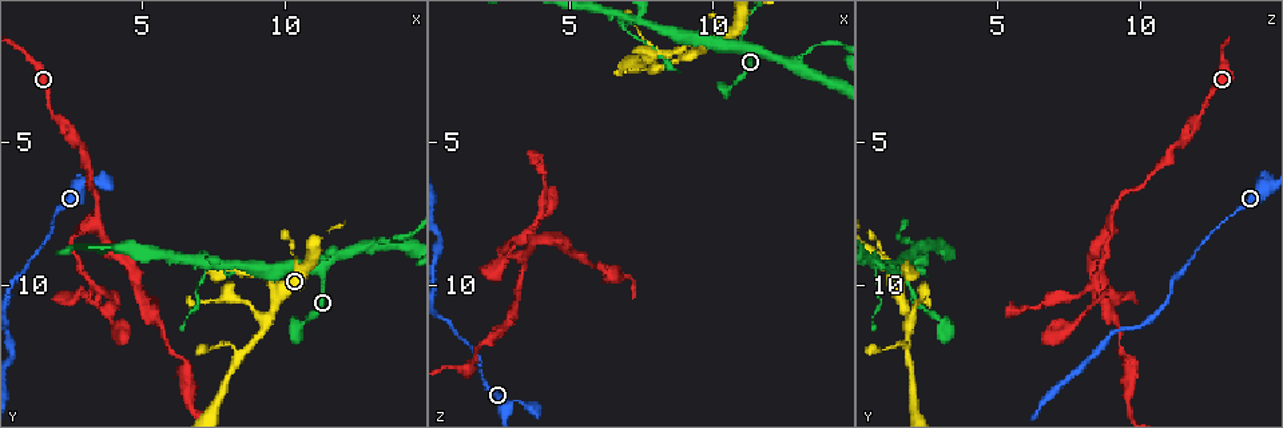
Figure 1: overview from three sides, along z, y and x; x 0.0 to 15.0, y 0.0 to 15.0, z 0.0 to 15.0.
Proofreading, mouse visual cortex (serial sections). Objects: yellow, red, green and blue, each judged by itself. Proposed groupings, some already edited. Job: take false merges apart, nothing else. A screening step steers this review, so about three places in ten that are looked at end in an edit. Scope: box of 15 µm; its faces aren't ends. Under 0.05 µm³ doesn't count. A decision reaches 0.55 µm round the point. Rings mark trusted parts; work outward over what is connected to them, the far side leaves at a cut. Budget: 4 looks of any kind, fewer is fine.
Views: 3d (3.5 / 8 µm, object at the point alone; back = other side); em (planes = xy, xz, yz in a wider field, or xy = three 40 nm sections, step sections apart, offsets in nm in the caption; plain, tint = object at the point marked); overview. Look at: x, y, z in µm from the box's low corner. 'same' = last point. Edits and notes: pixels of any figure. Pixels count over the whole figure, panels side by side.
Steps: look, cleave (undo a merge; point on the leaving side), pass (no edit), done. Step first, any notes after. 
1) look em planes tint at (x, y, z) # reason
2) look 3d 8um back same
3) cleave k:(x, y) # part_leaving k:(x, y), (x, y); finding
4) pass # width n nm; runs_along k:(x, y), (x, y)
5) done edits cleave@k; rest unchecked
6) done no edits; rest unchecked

look em xy step 1 tint at (2.8, 8.2, 9.0) # thin neck

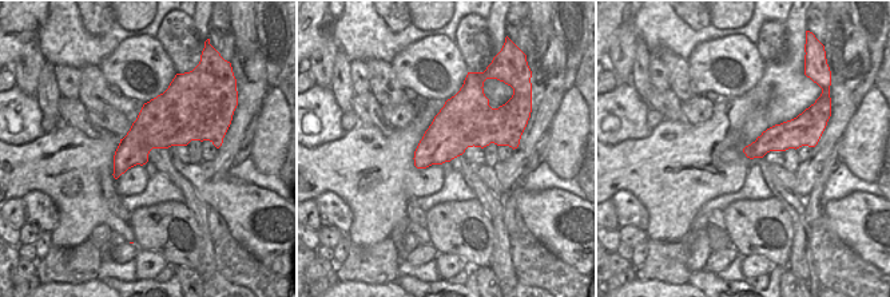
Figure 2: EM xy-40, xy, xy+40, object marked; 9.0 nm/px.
look 3d 3.5um back same

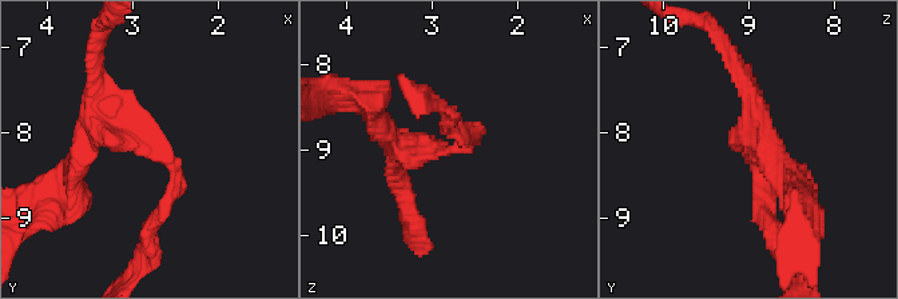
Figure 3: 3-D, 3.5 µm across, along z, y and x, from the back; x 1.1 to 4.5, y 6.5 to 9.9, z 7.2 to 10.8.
pass # arm_widths 200, 300 nm; runs_along 3:(95, 103), (177, 172), (148, 226); all the same cell

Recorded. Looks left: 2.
look 3d 3.5um at (8.6, 12.4, 1.8)

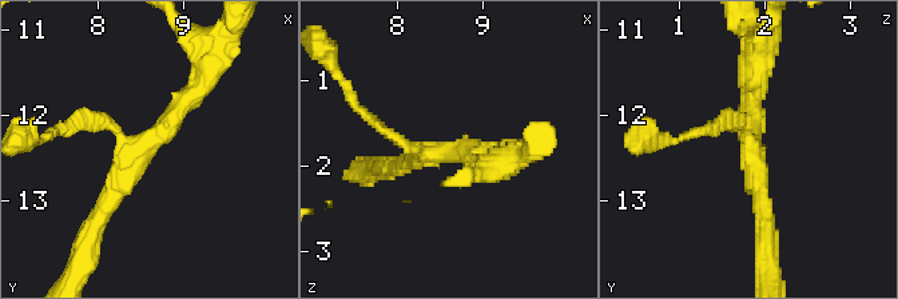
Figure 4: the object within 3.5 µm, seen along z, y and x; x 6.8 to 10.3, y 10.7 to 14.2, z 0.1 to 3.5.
look em xy step 5 tint at (8.55, 12.40, 1.85) # now the EM

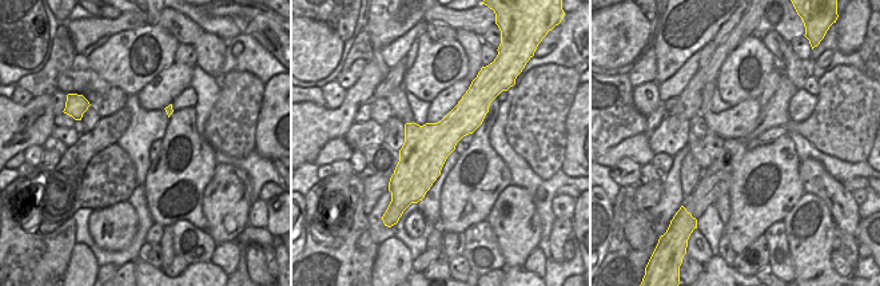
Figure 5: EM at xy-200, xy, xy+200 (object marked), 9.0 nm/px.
pass # width 420 nm; runs_along 4:(199, 80), (118, 174), (98, 223); one cell here

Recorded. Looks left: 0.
done no edits; rest unchecked

